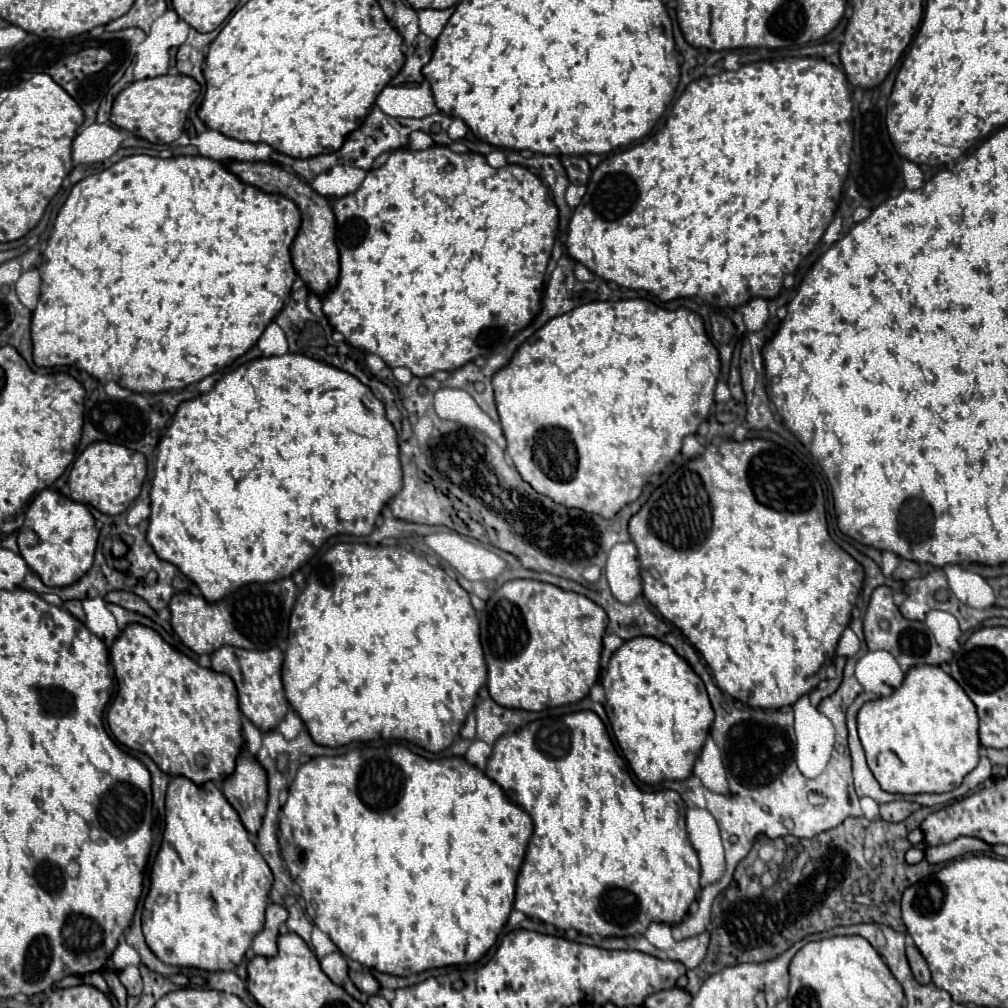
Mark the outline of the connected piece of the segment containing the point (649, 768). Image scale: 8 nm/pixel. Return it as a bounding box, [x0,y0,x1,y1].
[601,636,713,784]

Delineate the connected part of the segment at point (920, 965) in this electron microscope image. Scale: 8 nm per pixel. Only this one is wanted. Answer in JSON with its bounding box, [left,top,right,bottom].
[907,946,931,984]

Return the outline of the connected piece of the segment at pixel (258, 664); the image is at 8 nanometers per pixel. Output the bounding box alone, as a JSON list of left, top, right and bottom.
[211,646,289,732]

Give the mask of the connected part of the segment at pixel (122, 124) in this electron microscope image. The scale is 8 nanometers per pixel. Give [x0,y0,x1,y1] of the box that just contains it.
[111,76,201,144]

